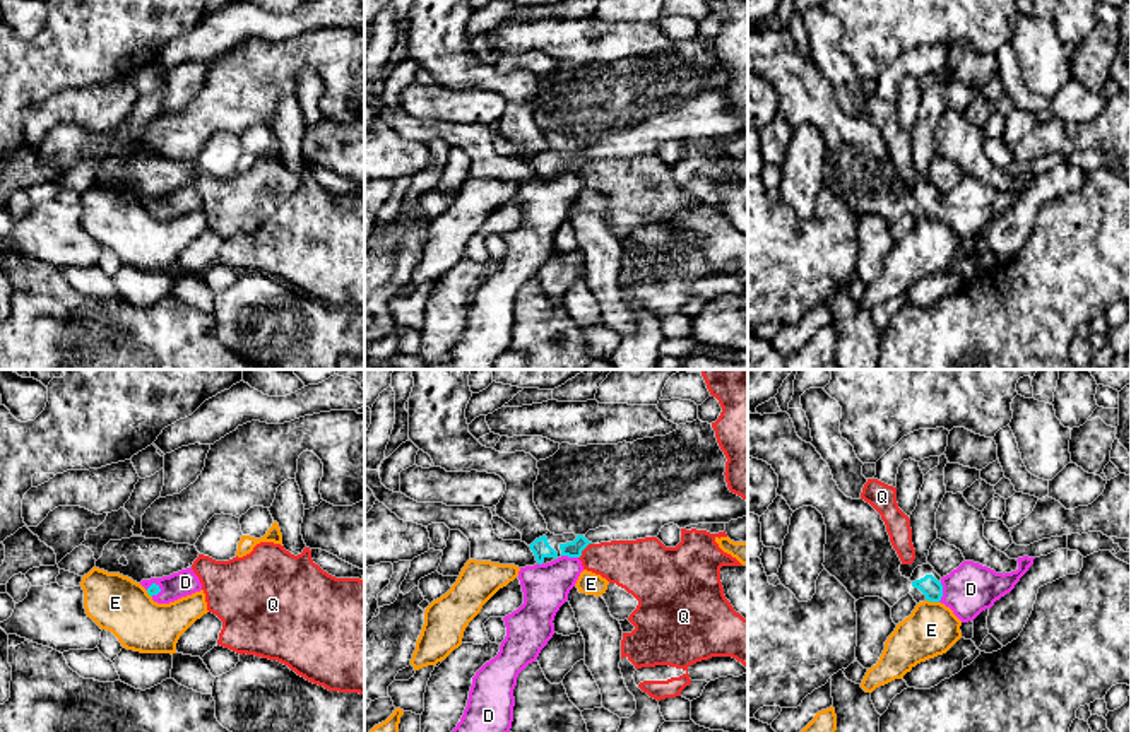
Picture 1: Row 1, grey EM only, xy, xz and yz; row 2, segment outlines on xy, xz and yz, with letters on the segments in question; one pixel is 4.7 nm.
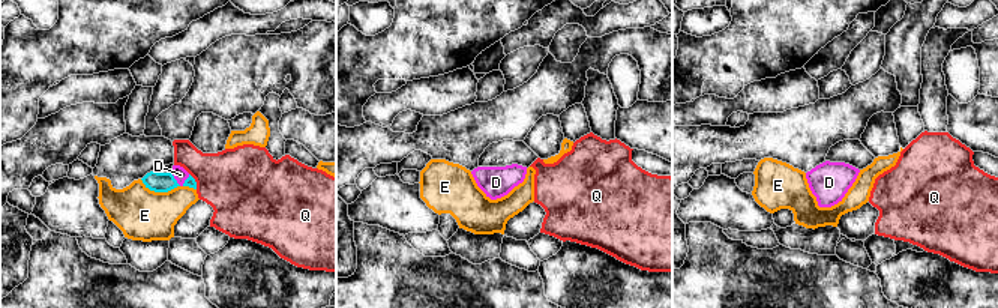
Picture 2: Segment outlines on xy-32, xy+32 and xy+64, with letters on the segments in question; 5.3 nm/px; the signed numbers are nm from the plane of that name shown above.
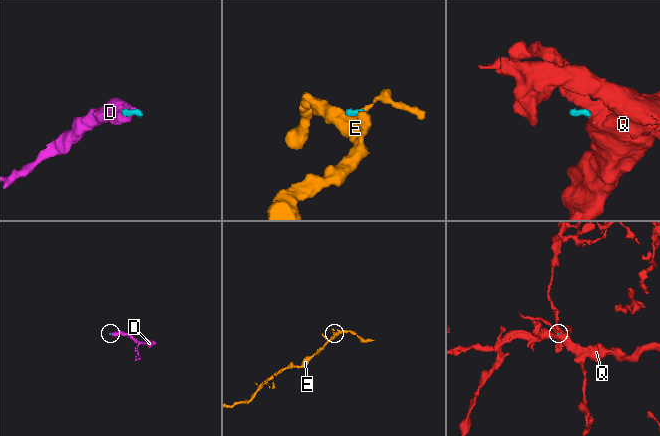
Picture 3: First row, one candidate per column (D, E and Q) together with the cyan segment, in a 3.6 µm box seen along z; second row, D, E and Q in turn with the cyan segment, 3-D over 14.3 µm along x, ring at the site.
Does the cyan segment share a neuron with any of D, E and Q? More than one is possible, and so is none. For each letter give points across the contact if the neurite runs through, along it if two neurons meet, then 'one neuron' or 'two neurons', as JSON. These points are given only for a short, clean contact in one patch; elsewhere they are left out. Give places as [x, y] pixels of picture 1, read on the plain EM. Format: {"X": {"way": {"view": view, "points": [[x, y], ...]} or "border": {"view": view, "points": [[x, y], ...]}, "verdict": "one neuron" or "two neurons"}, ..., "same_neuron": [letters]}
{"D": {"way": {"view": "yz", "points": [[933, 206], [941, 209], [971, 206]]}, "verdict": "one neuron"}, "E": {"border": {"view": "yz", "points": [[926, 216], [938, 219]]}, "verdict": "two neurons"}, "Q": {"border": {"view": "xz", "points": [[591, 159], [579, 175]]}, "verdict": "two neurons"}, "same_neuron": ["D"]}

